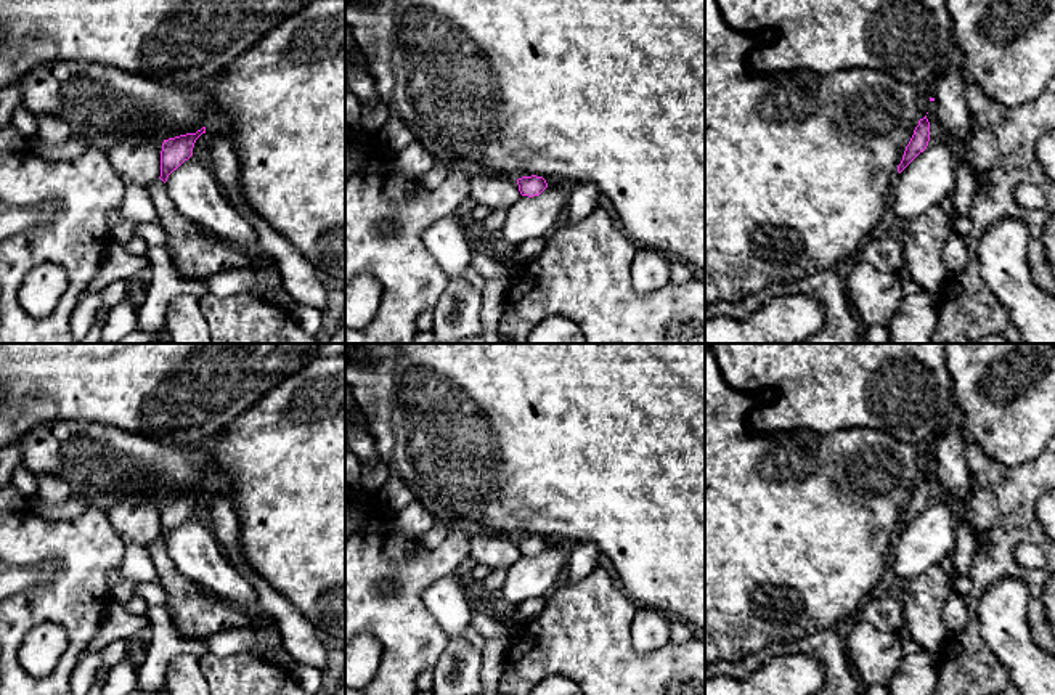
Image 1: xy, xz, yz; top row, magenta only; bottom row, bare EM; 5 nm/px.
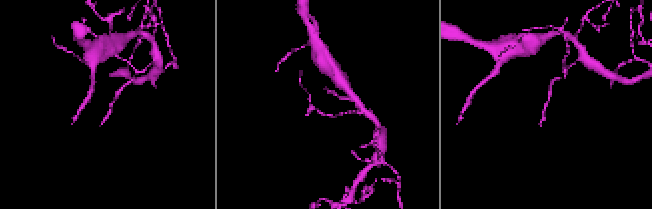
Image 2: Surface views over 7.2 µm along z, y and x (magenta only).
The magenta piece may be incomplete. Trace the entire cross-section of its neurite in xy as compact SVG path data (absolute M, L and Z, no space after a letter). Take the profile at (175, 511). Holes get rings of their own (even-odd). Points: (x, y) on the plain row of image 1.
M206 486L196 493L186 493L164 499L161 510L161 539L165 543L169 534L193 515L196 499L206 493Z

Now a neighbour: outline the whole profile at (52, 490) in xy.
M37 475L37 501L45 506L61 506L75 494L71 482L59 475Z

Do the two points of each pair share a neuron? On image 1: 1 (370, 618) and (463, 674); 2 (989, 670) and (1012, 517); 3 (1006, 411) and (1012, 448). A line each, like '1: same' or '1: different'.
1: different
2: same
3: same

